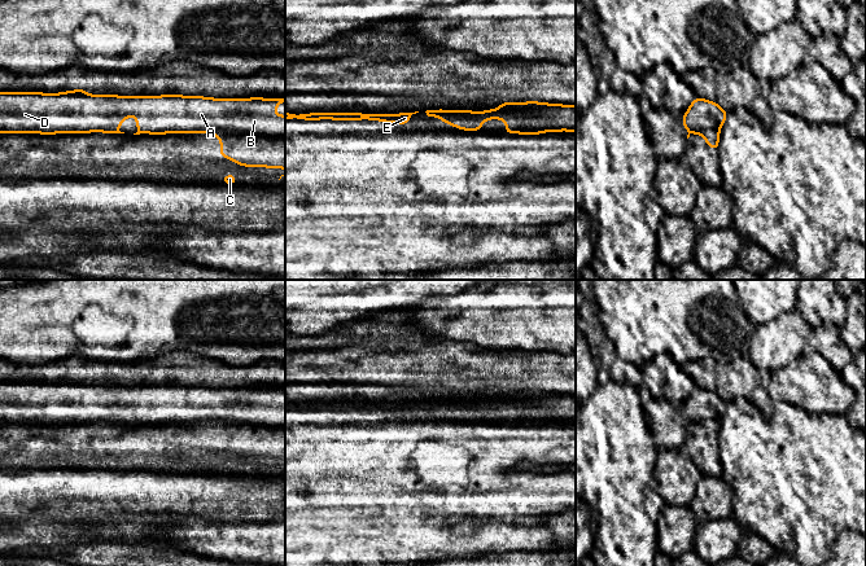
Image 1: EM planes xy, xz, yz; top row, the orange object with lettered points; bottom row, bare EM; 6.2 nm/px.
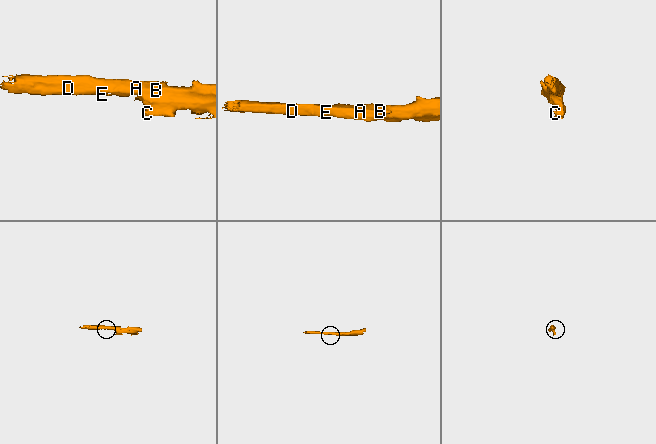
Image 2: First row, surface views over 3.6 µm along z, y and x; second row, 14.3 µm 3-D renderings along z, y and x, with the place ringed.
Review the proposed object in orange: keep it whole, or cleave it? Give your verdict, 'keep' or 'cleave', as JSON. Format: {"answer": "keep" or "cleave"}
{"answer": "cleave"}

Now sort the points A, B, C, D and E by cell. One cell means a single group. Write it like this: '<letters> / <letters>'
A B D E / C

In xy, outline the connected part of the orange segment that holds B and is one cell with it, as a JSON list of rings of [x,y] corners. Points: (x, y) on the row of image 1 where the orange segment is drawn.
[[[82,88],[76,91],[69,91],[62,93],[39,93],[39,92],[0,92],[0,133],[16,132],[16,133],[87,133],[87,132],[106,132],[106,133],[124,133],[119,131],[119,124],[127,119],[128,115],[134,115],[137,123],[137,132],[140,133],[198,133],[205,131],[231,131],[231,132],[252,132],[258,136],[268,136],[268,137],[285,137],[285,115],[277,115],[275,109],[277,105],[281,105],[285,98],[210,98],[210,97],[191,97],[191,96],[180,96],[180,95],[165,95],[165,96],[115,96],[115,95],[88,95]]]

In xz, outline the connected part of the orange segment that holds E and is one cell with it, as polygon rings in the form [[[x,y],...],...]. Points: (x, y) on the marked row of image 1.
[[[285,113],[285,119],[301,119],[301,120],[320,120],[320,119],[332,119],[332,120],[362,120],[368,119],[371,122],[373,120],[381,120],[384,123],[394,122],[401,124],[408,124],[410,118],[415,113],[401,113],[401,114],[363,114],[363,113],[310,113],[310,114],[292,114]]]

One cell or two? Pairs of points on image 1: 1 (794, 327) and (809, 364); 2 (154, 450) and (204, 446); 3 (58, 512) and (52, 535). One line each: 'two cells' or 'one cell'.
1: two cells
2: one cell
3: two cells

